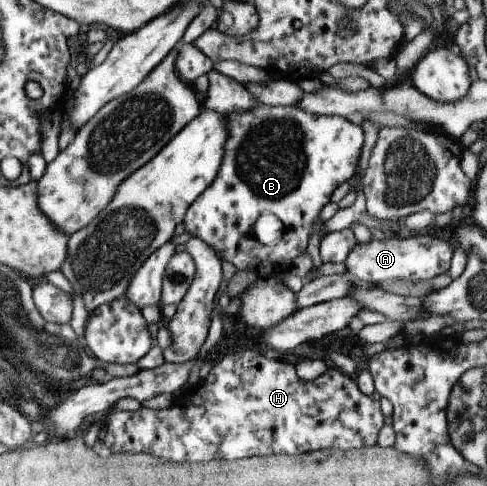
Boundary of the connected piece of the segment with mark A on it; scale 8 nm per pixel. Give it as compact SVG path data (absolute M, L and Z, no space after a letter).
M427 233L416 237L402 234L396 238L374 236L364 244L355 243L346 255L344 264L346 272L371 283L396 279L416 283L437 274L447 273L452 251L446 240L437 240Z

